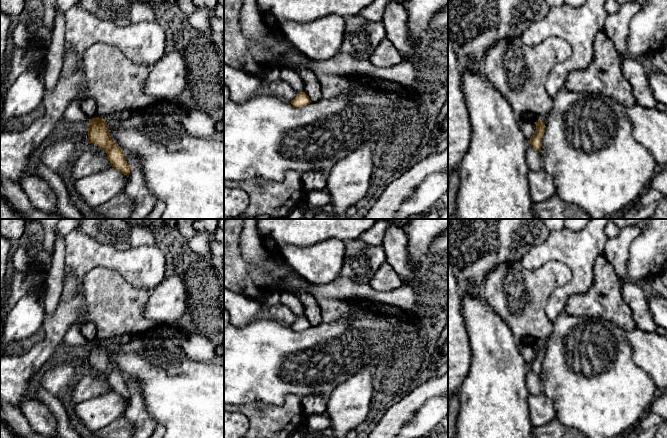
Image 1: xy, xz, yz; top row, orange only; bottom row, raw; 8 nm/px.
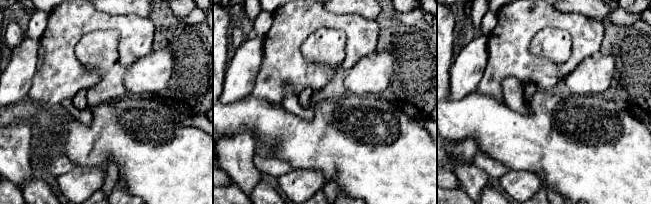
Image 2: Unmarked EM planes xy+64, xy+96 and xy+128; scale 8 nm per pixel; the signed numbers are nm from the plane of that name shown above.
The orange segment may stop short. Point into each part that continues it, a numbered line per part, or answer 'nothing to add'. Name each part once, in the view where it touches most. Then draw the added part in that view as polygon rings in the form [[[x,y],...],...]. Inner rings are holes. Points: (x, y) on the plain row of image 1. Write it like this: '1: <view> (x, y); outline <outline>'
nothing to add

